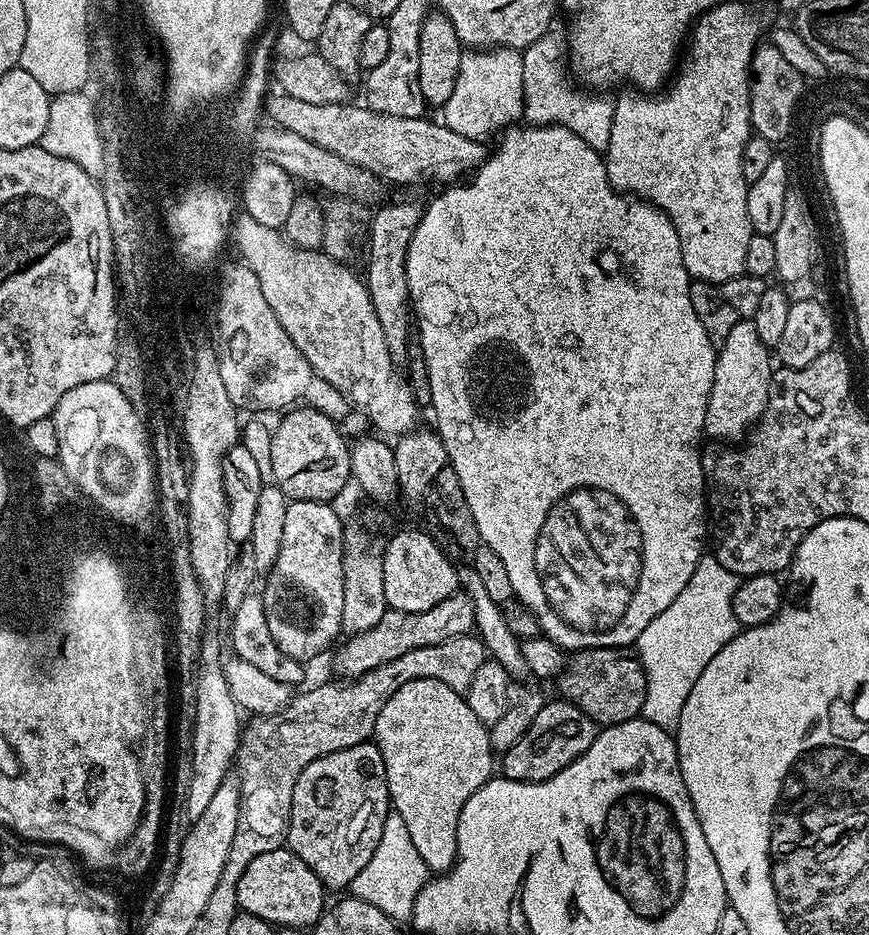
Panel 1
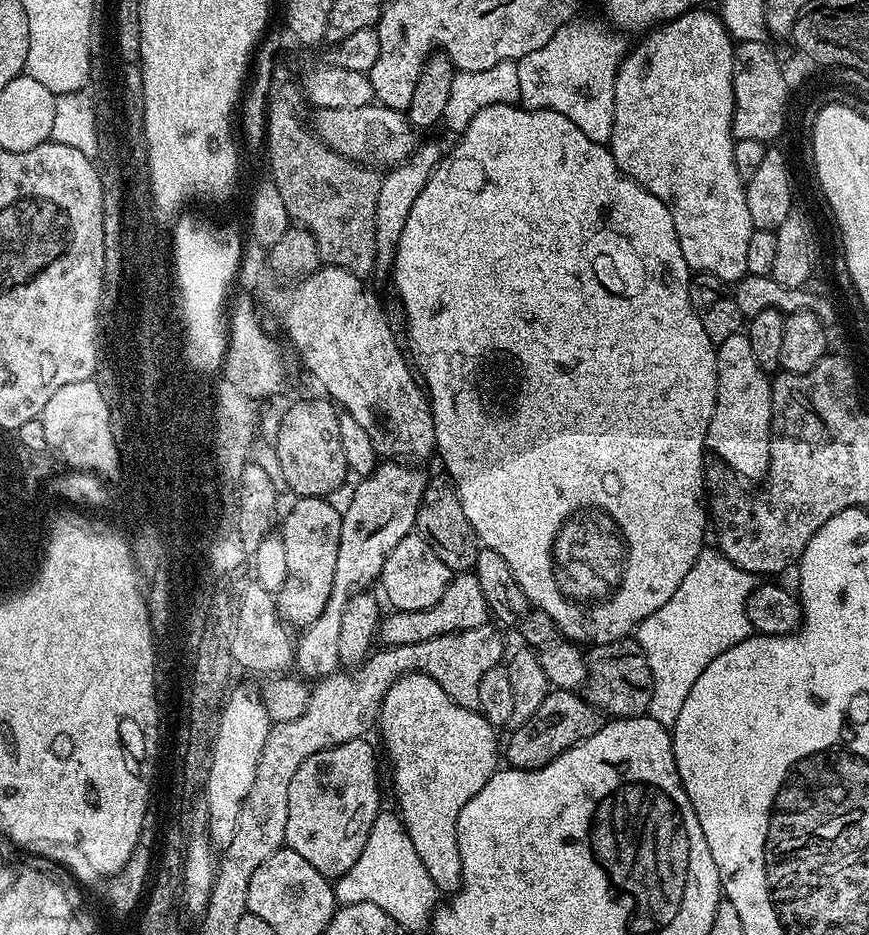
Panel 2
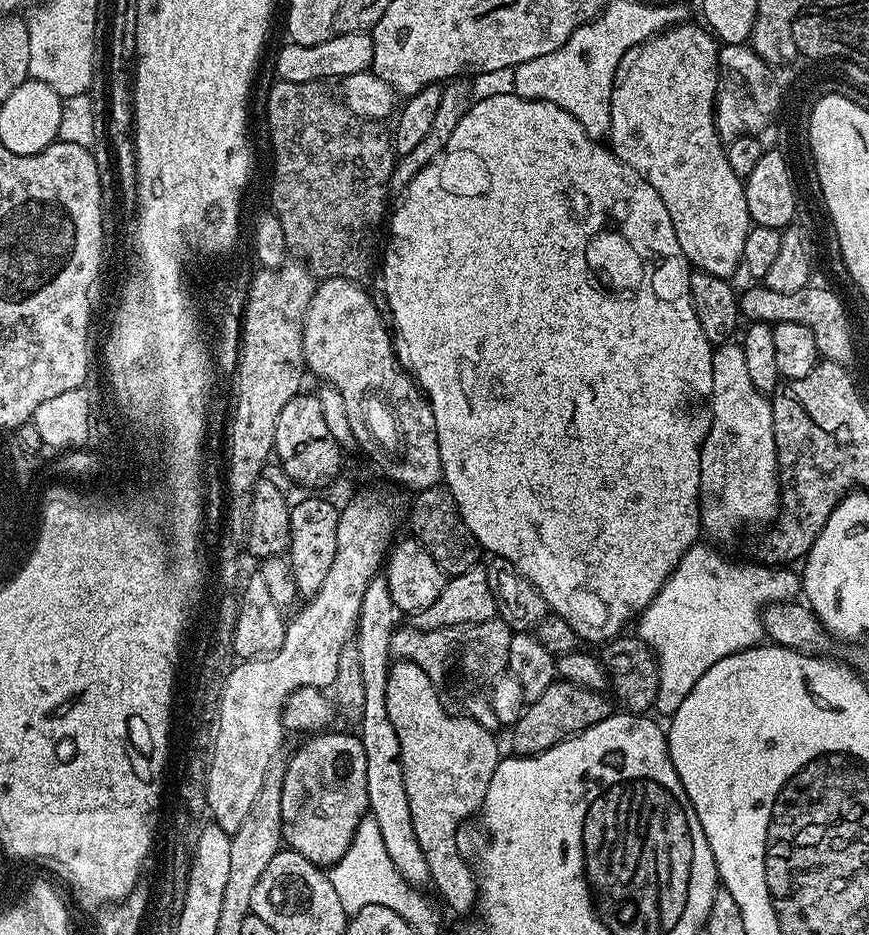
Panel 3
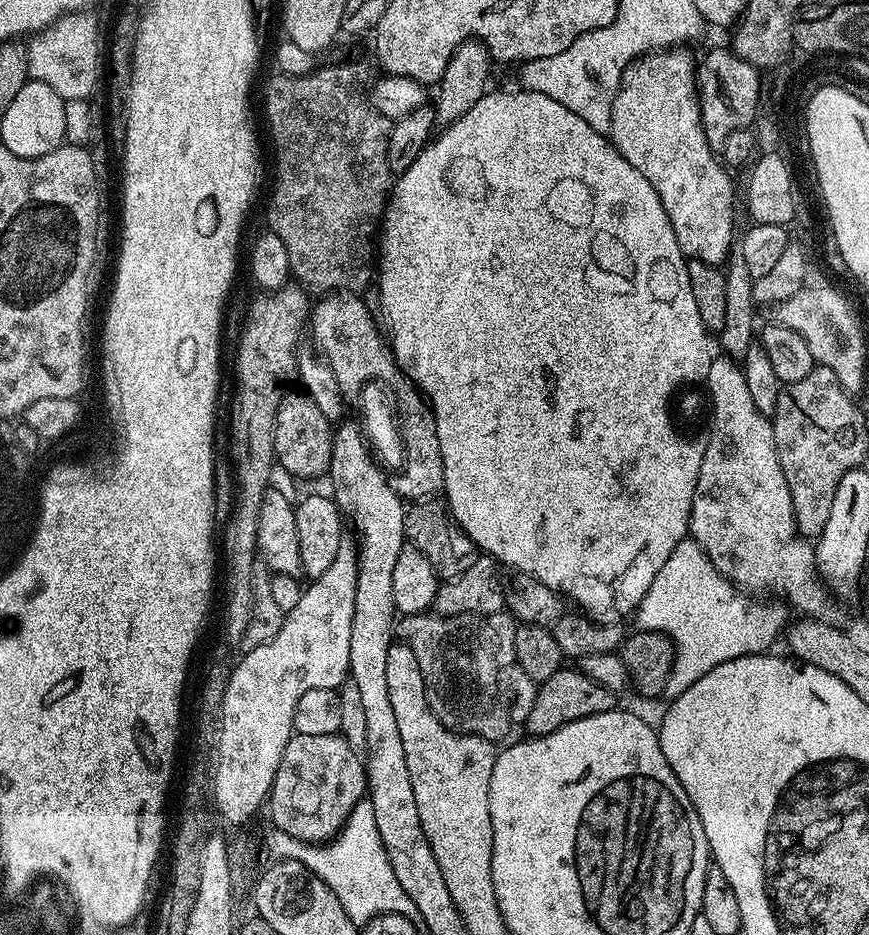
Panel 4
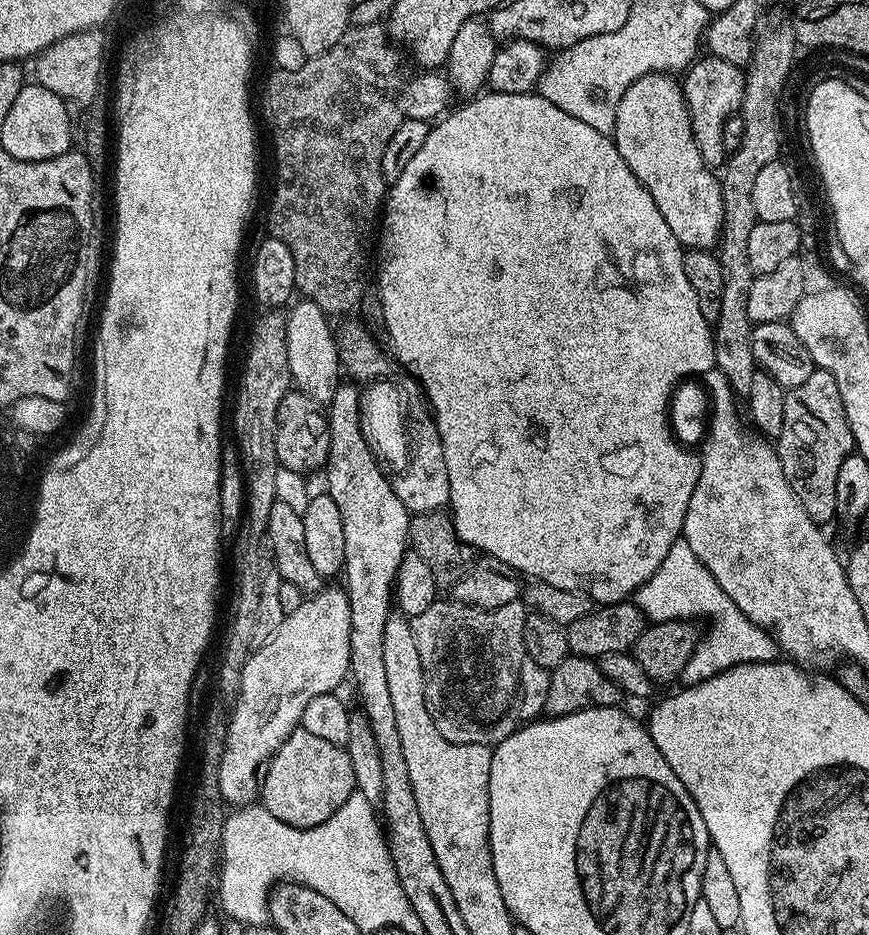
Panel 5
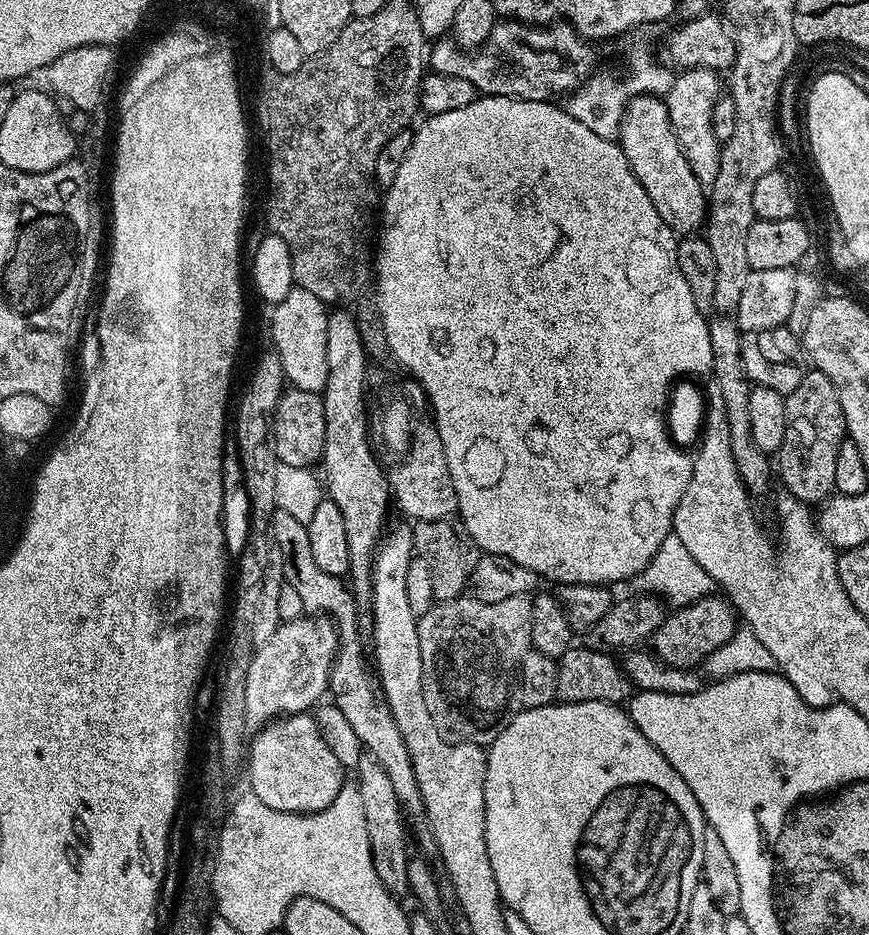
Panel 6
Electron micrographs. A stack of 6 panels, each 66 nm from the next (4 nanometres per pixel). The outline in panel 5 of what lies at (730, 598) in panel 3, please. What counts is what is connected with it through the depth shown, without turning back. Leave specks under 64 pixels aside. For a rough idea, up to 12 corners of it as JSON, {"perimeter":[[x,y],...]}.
{"perimeter":[[682,538],[634,593],[652,622],[709,620],[679,683],[777,659]]}

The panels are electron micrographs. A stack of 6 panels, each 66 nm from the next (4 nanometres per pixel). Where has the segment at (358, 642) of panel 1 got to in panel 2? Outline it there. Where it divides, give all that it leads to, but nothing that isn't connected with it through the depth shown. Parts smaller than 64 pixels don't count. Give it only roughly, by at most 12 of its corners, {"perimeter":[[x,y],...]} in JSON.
{"perimeter":[[475,571],[453,575],[426,610],[389,611],[381,645],[485,627]]}

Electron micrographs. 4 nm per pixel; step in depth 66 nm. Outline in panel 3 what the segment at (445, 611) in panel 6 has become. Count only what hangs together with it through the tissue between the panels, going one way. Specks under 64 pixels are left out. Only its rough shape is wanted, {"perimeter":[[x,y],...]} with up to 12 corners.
{"perimeter":[[499,618],[400,626],[390,650],[426,670],[447,712],[495,729],[507,669]]}

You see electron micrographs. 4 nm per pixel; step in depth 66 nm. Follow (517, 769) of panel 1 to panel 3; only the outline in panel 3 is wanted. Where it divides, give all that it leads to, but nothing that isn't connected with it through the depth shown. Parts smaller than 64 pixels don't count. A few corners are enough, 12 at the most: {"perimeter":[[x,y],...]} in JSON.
{"perimeter":[[557,679],[511,729],[537,756],[610,718],[611,695]]}

